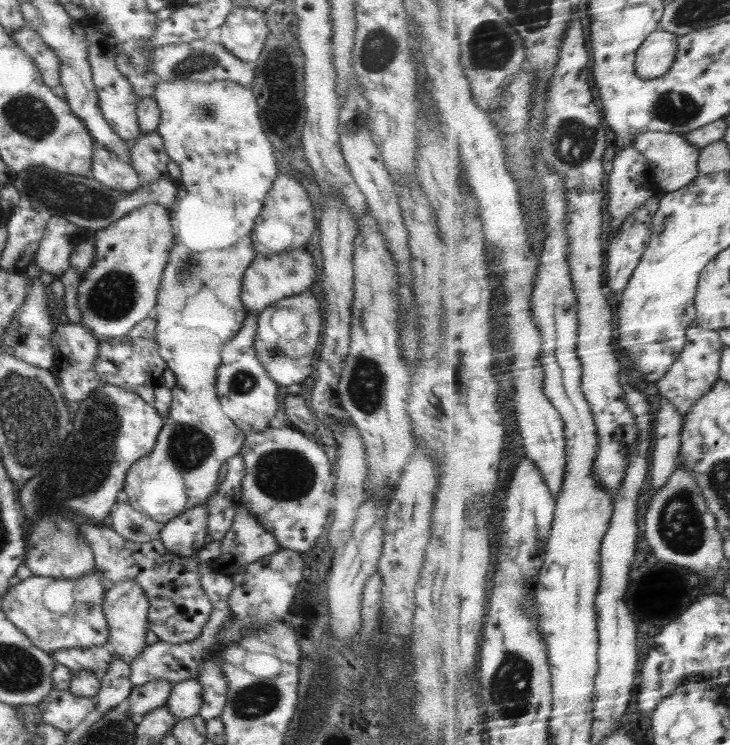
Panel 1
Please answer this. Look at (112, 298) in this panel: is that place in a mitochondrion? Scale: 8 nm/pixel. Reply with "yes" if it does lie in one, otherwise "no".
yes

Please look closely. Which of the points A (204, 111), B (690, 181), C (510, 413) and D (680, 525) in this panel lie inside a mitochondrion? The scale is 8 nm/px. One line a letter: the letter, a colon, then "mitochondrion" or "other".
A: mitochondrion
B: other
C: other
D: mitochondrion

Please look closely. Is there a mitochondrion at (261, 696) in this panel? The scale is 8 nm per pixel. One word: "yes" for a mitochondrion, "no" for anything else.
yes

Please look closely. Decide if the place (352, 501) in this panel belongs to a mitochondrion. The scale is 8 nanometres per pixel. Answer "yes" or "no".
no

